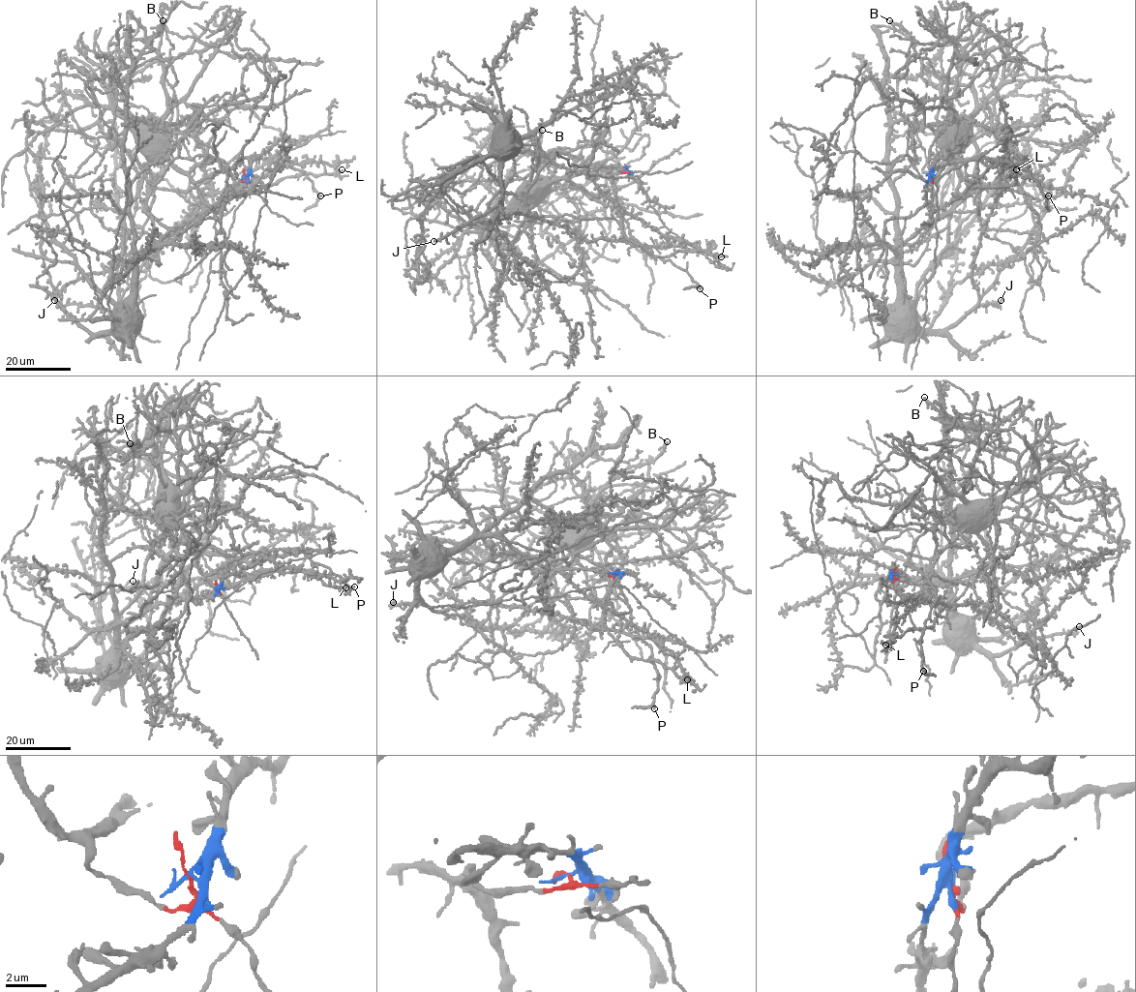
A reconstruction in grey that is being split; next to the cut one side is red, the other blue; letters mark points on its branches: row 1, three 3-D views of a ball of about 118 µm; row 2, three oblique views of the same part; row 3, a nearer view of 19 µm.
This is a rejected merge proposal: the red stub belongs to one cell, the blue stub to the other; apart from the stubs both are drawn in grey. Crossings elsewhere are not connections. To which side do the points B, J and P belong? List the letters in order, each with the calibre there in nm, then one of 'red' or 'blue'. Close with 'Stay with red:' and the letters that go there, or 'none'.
B: 420 nm thick; red
J: 260 nm thick; blue
P: 320 nm thick; red
Stay with red: B, P

